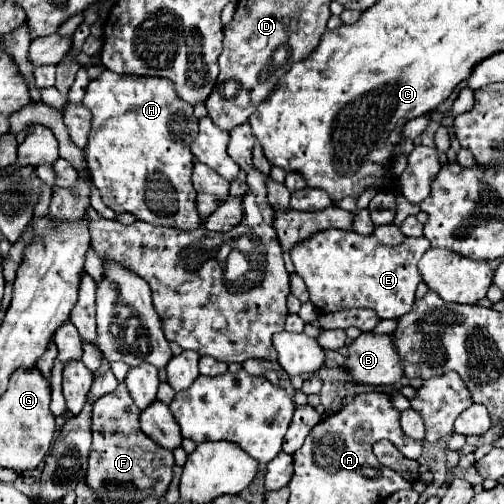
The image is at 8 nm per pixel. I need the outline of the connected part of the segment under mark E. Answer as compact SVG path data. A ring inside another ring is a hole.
M326 229L310 235L290 251L296 273L304 279L310 301L324 313L350 307L370 307L382 319L398 319L410 311L414 293L422 275L418 261L430 249L426 237L406 237L400 245L380 245L372 235L364 237L354 231Z

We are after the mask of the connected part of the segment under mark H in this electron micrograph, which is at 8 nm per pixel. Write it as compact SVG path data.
M106 69L100 77L88 83L82 105L92 113L88 143L82 151L88 163L90 179L94 179L94 185L100 189L102 201L116 213L130 211L136 219L152 225L166 223L178 229L200 227L202 219L196 213L196 191L190 179L194 167L190 145L198 135L198 119L194 117L194 107L180 99L174 83L162 77L118 75Z

